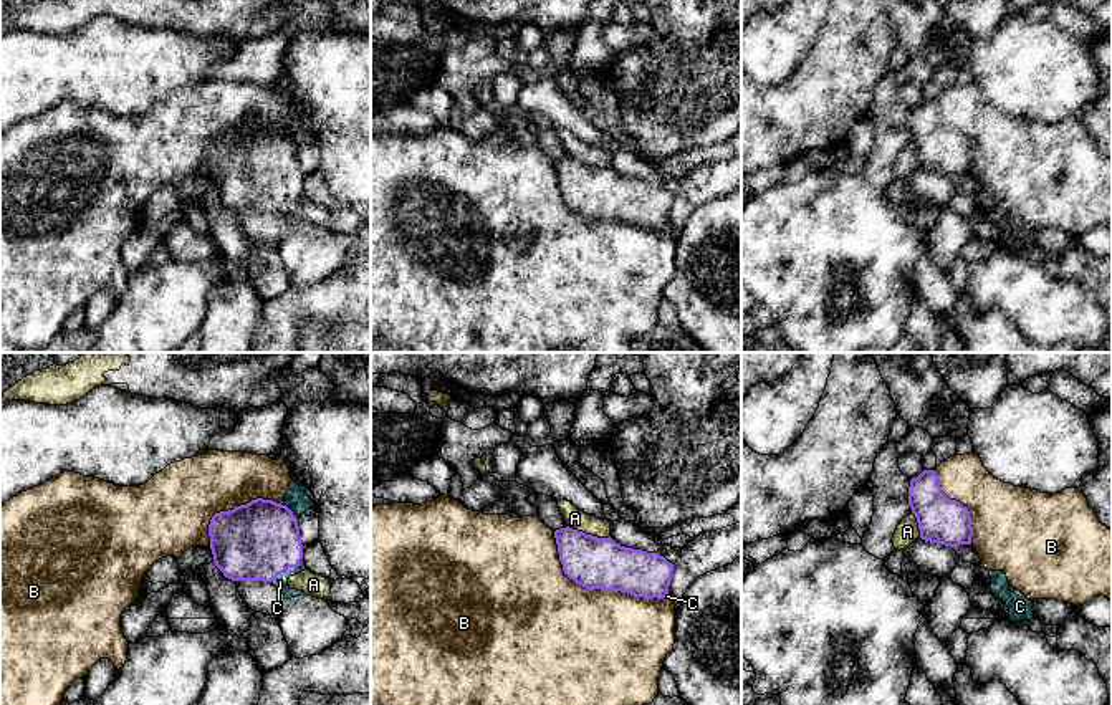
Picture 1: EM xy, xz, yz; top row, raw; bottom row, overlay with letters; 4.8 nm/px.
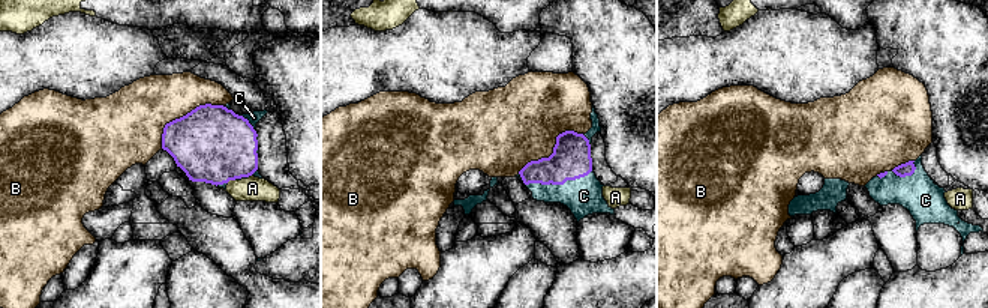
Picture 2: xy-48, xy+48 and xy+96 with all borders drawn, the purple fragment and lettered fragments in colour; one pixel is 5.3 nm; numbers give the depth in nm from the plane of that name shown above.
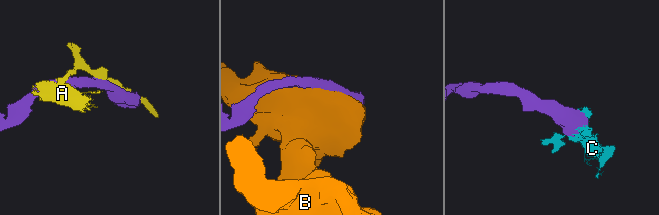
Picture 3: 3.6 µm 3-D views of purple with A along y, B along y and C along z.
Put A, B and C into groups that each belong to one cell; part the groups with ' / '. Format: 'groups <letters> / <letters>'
groups A / B / C

